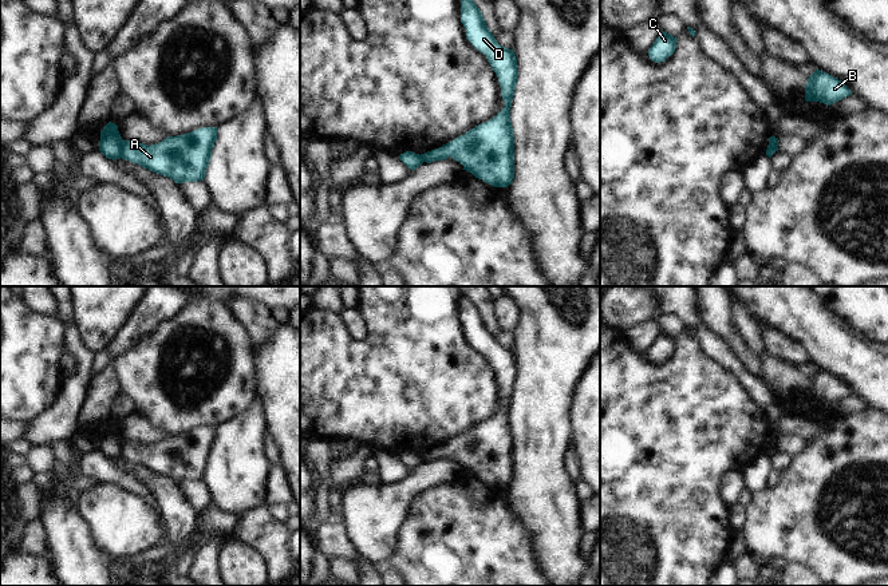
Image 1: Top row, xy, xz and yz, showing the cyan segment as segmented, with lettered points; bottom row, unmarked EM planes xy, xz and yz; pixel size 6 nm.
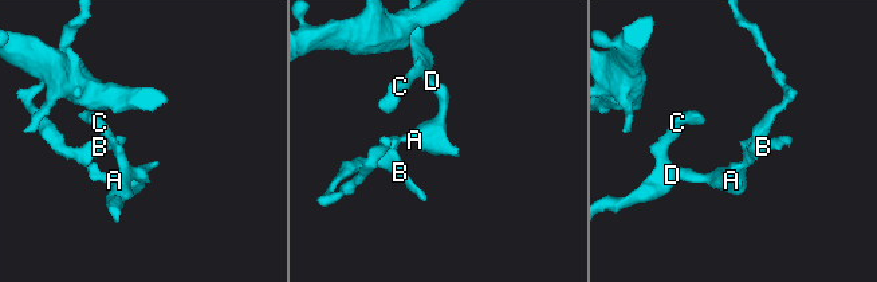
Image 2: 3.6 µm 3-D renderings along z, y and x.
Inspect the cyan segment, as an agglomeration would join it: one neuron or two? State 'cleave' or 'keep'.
cleave

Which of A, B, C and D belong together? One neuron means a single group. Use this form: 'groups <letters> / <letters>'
groups A C D / B

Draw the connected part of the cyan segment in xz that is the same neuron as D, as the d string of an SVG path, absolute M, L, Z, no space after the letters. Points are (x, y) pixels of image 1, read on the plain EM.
M463 296L461 300L461 322L466 328L466 338L479 352L482 352L493 371L498 376L501 385L501 395L504 399L504 408L490 420L475 425L451 442L439 448L422 454L423 462L431 463L434 460L443 460L451 456L463 466L463 470L471 472L475 478L494 487L508 487L514 478L514 435L510 421L510 407L517 384L517 357L513 349L500 345L494 334L488 328L482 312L473 300Z

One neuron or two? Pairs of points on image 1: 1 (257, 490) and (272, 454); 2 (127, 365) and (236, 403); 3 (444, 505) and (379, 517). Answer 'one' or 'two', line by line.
1: two
2: one
3: two

